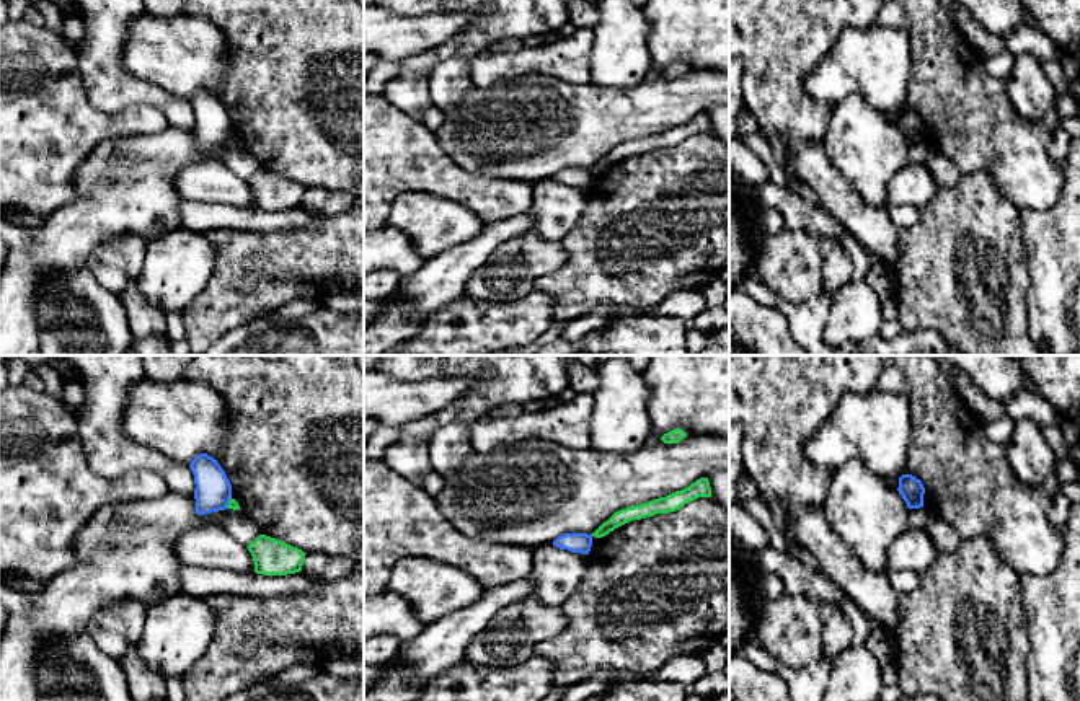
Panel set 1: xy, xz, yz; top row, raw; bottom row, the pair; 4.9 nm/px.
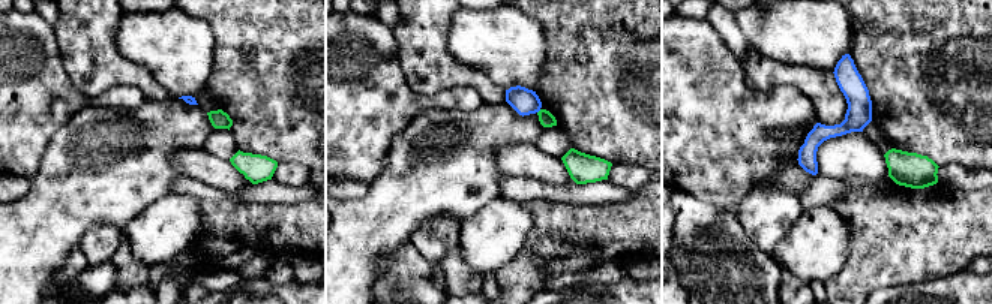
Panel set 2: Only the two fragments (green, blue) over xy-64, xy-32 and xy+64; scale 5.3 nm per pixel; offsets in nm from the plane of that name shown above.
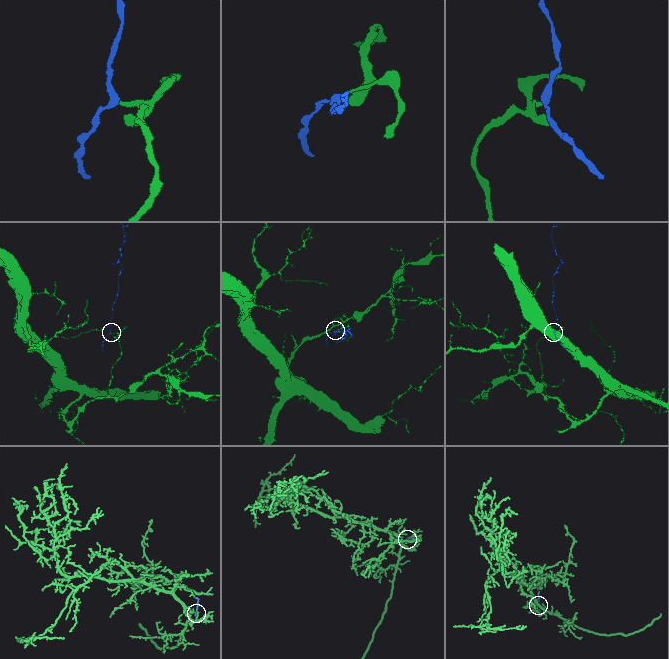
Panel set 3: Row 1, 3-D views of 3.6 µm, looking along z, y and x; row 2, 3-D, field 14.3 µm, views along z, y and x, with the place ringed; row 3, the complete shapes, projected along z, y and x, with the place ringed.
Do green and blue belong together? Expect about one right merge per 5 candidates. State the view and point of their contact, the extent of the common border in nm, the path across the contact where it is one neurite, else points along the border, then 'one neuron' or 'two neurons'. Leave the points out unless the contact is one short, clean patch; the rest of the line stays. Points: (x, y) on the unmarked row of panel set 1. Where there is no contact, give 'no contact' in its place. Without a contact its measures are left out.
meets green in xy at (229, 137); contact 70 nm long; border along xy (230, 131), (225, 142); two neurons

